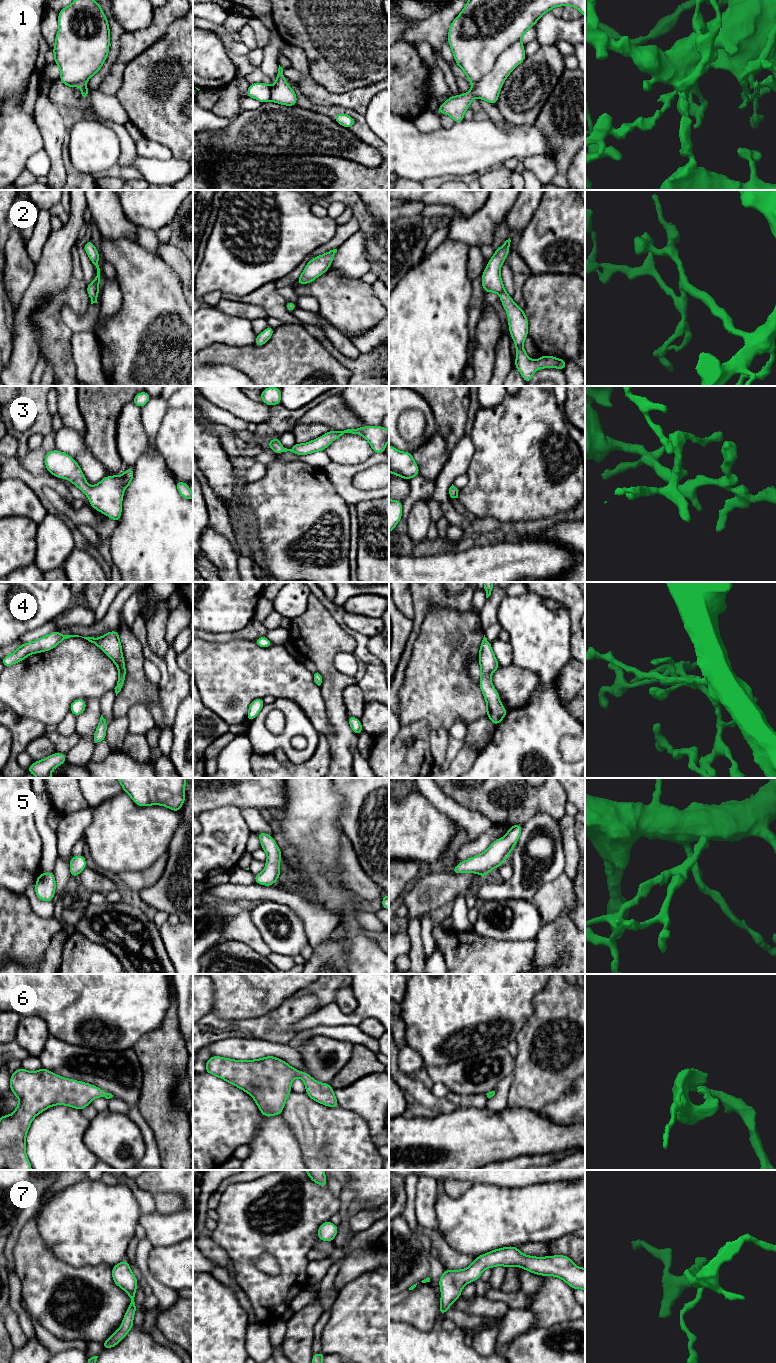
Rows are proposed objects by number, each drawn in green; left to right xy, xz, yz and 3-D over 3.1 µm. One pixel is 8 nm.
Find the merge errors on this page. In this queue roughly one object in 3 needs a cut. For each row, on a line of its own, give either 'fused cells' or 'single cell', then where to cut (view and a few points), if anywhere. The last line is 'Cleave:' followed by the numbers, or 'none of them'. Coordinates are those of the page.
1: single cell; cut none
2: single cell; cut none
3: single cell; cut none
4: single cell; cut none
5: single cell; cut none
6: single cell; cut none
7: single cell; cut none
Cleave: none of them

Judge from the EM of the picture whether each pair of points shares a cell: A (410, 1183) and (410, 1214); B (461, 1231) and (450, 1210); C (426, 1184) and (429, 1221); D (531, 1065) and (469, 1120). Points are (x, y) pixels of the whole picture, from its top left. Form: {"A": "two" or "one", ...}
{"A": "one", "B": "one", "C": "one", "D": "two"}

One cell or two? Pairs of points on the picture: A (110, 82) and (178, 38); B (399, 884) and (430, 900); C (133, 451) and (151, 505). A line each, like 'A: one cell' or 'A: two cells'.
A: two cells
B: two cells
C: two cells

